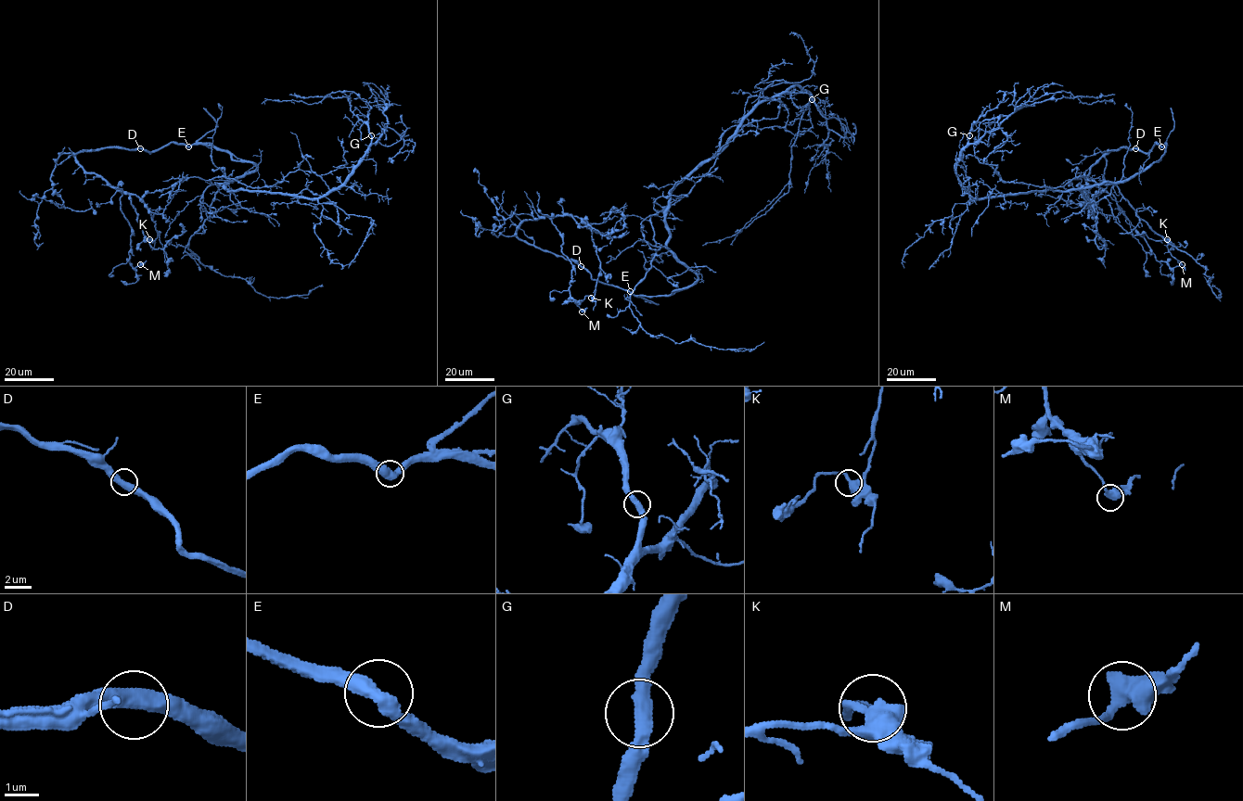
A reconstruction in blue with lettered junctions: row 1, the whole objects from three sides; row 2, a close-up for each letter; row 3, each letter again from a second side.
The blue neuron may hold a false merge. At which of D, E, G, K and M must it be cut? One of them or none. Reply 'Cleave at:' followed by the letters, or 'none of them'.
Cleave at: none of them

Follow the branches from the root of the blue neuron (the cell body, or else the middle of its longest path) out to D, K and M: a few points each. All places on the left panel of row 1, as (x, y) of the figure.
D: (227, 182), (244, 177), (256, 167), (200, 144), (188, 146), (170, 143), (150, 152), (140, 148)
K: (227, 182), (256, 167), (200, 144), (77, 153), (85, 171), (144, 203), (159, 234), (149, 239)
M: (227, 182), (256, 167), (200, 144), (77, 153), (85, 171), (121, 193), (128, 261), (140, 264)

